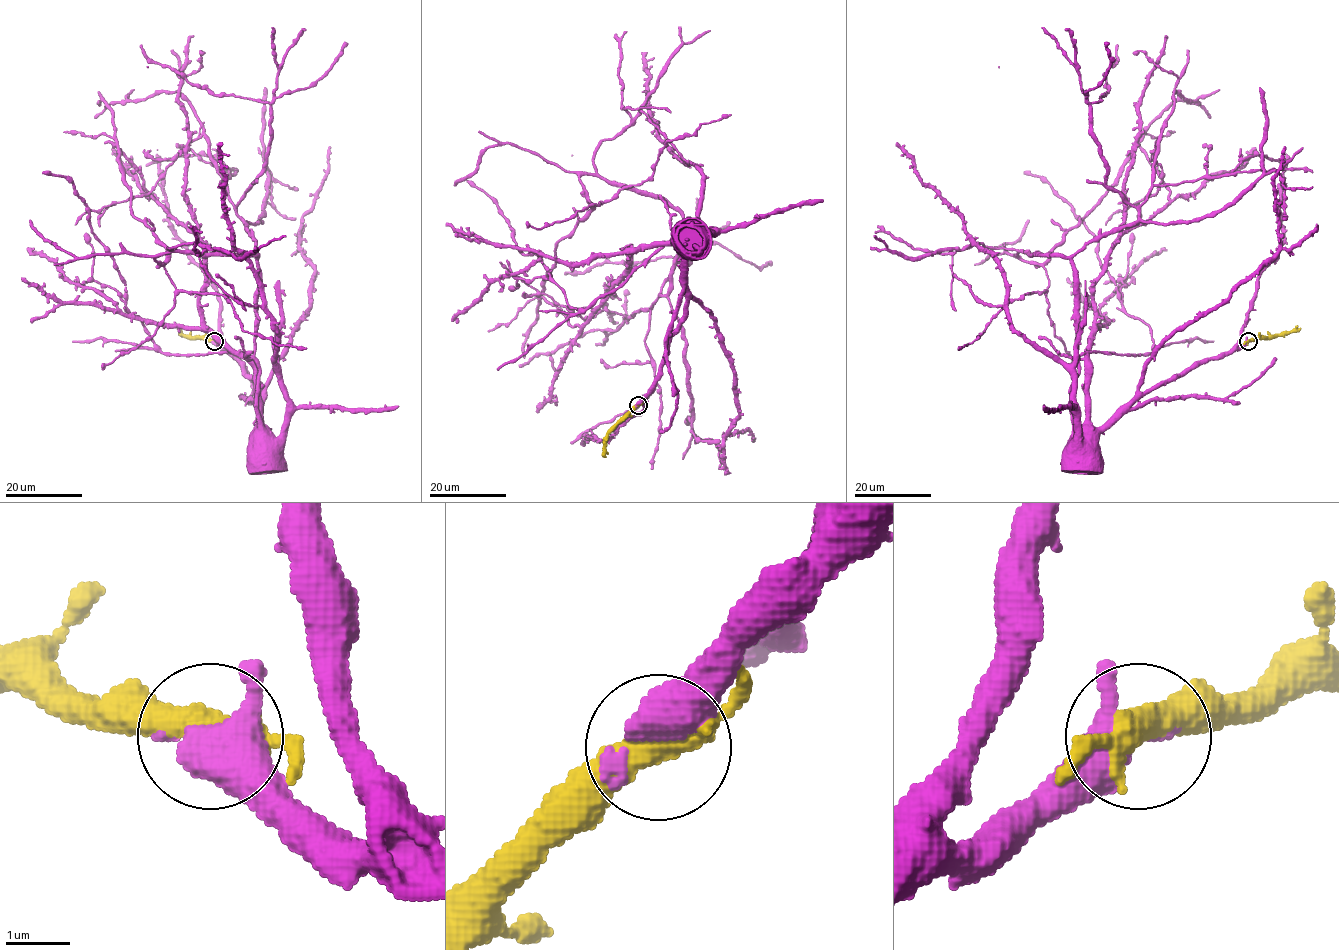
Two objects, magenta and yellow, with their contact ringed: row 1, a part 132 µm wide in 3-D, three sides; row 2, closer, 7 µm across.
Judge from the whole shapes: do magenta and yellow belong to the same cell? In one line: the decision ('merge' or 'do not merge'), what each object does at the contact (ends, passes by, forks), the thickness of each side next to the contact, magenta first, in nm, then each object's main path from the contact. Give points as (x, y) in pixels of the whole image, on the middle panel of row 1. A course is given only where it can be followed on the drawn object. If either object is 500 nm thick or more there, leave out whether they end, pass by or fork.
merge; magenta passes by; yellow passes by; calibres 480 and 440 nm; course magenta (638, 404), (657, 376), (667, 341), (685, 310), (685, 252), (679, 246), (679, 234), (685, 228); course yellow (638, 404), (607, 435), (603, 456)

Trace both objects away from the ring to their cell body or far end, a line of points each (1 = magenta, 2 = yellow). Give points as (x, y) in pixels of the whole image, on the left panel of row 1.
1: (213, 342), (230, 354), (260, 387), (260, 427), (255, 427), (260, 438)
2: (213, 341), (189, 338), (179, 328)

